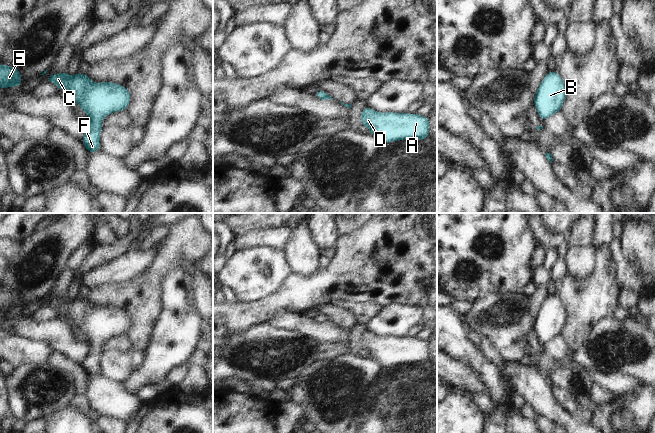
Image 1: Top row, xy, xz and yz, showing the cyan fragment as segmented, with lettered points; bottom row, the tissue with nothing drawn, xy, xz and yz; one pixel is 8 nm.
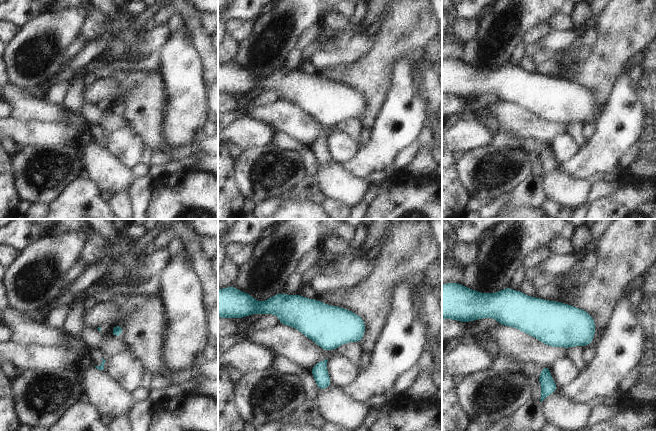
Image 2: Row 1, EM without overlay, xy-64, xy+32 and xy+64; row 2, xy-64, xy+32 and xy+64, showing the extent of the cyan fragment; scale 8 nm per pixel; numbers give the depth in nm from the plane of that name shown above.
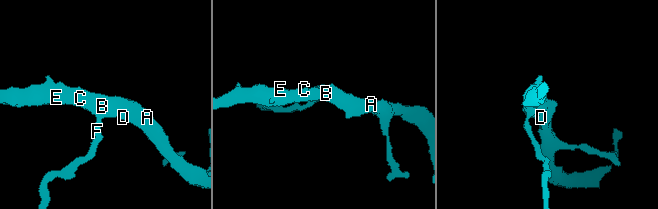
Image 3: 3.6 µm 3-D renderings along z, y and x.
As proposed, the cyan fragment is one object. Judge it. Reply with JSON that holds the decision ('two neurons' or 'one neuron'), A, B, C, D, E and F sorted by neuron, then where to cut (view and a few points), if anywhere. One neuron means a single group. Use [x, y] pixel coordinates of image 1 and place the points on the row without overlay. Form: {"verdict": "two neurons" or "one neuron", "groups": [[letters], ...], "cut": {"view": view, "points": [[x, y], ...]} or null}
{"verdict": "one neuron", "groups": [["A", "B", "C", "D", "E", "F"]], "cut": null}

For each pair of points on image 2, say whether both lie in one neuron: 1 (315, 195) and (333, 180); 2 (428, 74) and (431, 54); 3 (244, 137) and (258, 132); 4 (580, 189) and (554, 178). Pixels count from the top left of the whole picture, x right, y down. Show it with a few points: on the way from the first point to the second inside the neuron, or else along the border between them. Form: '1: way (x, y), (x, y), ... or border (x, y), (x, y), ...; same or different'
1: border (314, 175), (318, 190), (326, 198); different
2: border (423, 59), (426, 59), (431, 64); different
3: way (247, 134), (255, 133); same
4: way (574, 189), (565, 189), (560, 184); same

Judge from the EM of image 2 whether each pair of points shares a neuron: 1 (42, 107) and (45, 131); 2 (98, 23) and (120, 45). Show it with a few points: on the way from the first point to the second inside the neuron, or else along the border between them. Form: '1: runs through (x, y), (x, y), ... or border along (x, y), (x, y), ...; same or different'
1: border along (66, 113), (66, 117), (60, 122), (21, 120); different
2: runs through (105, 25), (120, 38); same

